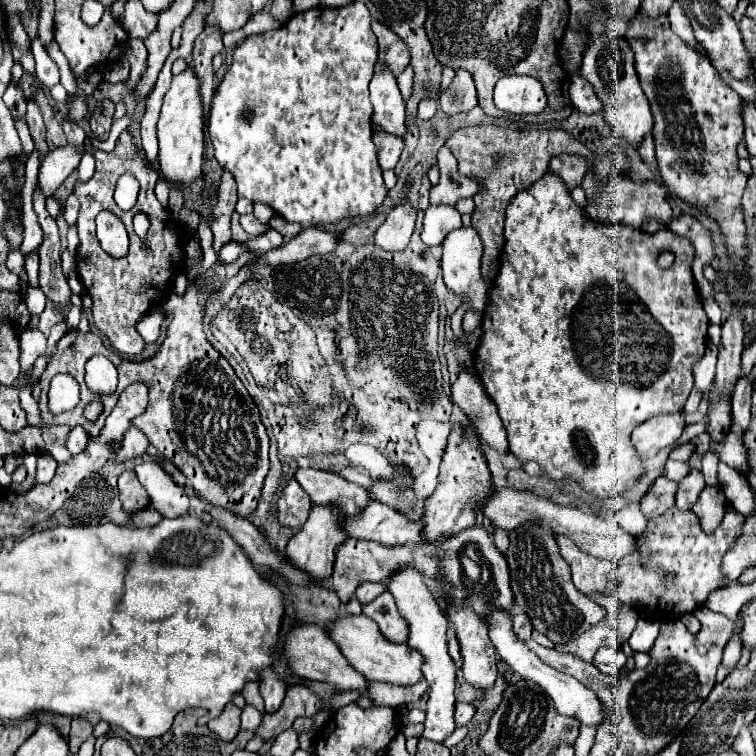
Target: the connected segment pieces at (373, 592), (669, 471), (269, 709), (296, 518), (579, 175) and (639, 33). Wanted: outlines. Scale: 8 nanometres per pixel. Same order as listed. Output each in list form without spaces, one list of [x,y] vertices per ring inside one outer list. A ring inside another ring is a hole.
[[[362,583],[358,589],[356,589],[356,599],[366,605],[370,603],[372,599],[376,599],[378,595],[382,595],[386,591],[386,585],[384,583]]]
[[[668,459],[666,463],[666,477],[672,479],[672,481],[680,481],[688,475],[690,471],[690,465],[688,463],[682,463],[682,461],[674,461],[674,459]]]
[[[266,669],[262,673],[262,679],[260,679],[260,693],[264,697],[264,705],[266,705],[266,713],[274,713],[282,699],[284,699],[284,693],[286,693],[286,685],[278,679],[278,675],[274,673],[274,669]]]
[[[288,479],[278,497],[280,525],[290,529],[302,529],[310,509],[312,509],[312,503],[308,501],[308,495],[304,493],[304,489],[296,483],[296,479]]]
[[[562,155],[562,157],[552,157],[548,163],[548,171],[556,173],[564,185],[568,187],[568,191],[572,191],[574,187],[578,187],[586,175],[588,163],[582,157],[576,155]]]
[[[644,13],[636,15],[636,19],[630,21],[624,39],[634,51],[634,69],[654,113],[656,125],[652,137],[662,173],[662,187],[666,195],[698,207],[718,223],[726,237],[724,243],[736,281],[738,285],[748,287],[750,279],[744,267],[748,257],[746,225],[740,203],[748,175],[738,169],[736,153],[738,143],[744,137],[740,95],[720,79],[718,71],[712,69],[708,61],[702,61],[702,53],[688,47],[672,33],[666,13],[658,17],[648,17]]]

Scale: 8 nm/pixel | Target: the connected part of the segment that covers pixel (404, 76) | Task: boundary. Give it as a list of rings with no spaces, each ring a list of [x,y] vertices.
[[[408,65],[408,67],[406,67],[406,69],[404,69],[396,79],[398,79],[396,83],[398,83],[398,87],[400,87],[402,97],[408,99],[408,97],[410,97],[410,85],[412,85],[412,67]]]

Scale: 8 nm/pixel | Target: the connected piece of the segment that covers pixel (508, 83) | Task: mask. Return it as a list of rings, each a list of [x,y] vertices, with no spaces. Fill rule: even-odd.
[[[512,75],[502,77],[494,89],[494,103],[498,109],[516,115],[542,113],[546,107],[546,97],[540,81],[534,77]]]

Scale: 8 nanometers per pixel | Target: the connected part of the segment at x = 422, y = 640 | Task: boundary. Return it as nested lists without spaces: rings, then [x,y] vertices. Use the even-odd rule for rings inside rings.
[[[404,569],[404,573],[396,573],[396,577],[390,577],[386,581],[390,593],[396,599],[396,605],[400,613],[406,617],[410,625],[410,637],[408,645],[412,649],[420,649],[424,653],[424,677],[430,685],[430,699],[426,709],[426,721],[422,739],[428,741],[442,741],[446,739],[454,729],[454,683],[456,683],[456,669],[452,663],[452,657],[448,653],[448,639],[446,639],[446,617],[440,613],[434,595],[424,585],[420,573],[412,573],[412,569]]]

